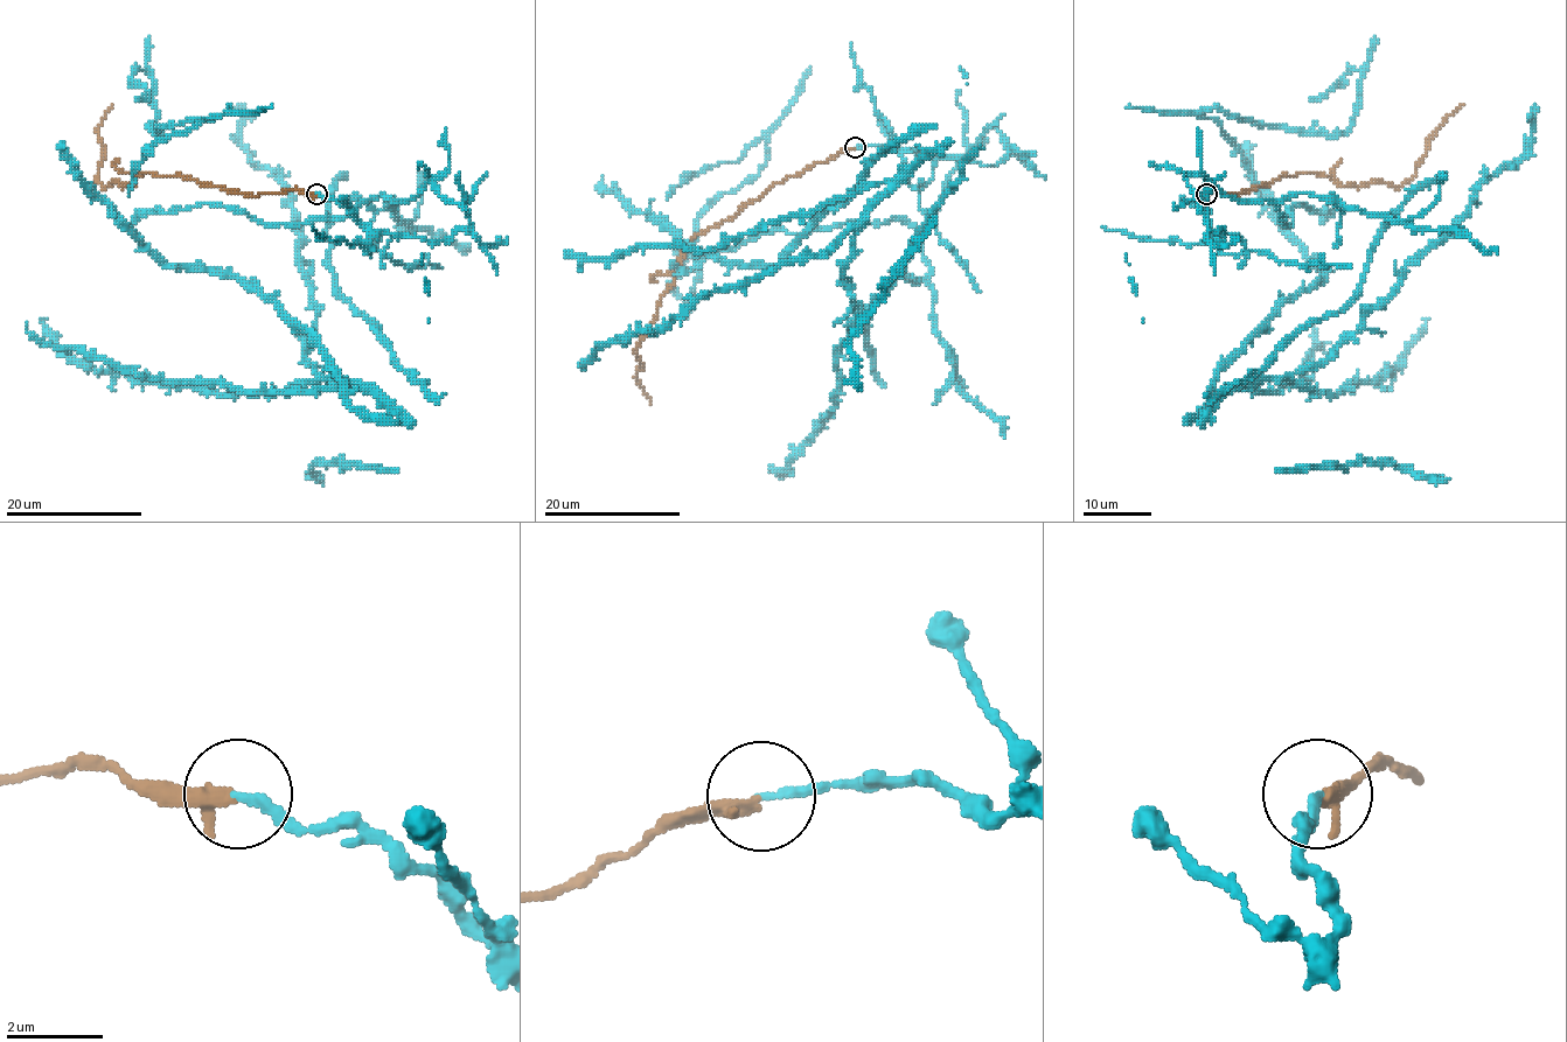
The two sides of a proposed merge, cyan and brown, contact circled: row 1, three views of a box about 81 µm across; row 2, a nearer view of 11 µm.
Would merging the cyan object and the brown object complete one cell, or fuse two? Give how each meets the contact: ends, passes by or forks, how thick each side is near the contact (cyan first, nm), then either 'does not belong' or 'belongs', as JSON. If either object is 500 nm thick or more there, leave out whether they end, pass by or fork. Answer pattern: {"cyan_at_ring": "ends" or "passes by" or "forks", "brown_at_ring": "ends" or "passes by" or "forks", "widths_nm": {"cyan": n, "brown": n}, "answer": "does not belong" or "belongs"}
{"cyan_at_ring": "ends", "brown_at_ring": "ends", "widths_nm": {"cyan": 190, "brown": 280}, "answer": "does not belong"}

